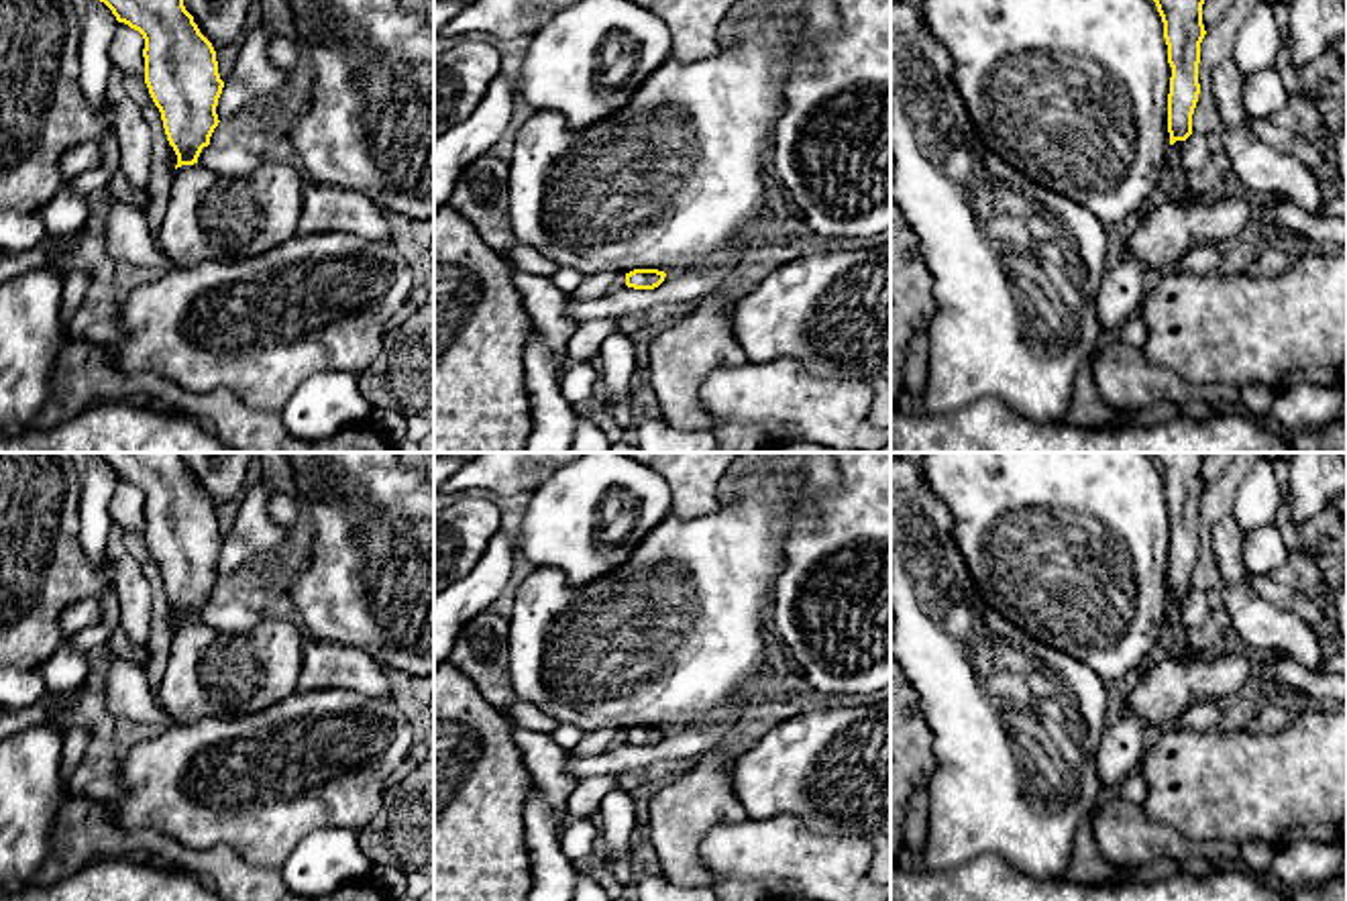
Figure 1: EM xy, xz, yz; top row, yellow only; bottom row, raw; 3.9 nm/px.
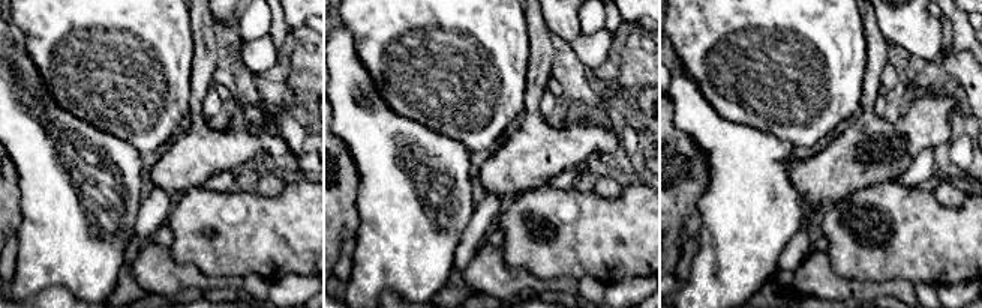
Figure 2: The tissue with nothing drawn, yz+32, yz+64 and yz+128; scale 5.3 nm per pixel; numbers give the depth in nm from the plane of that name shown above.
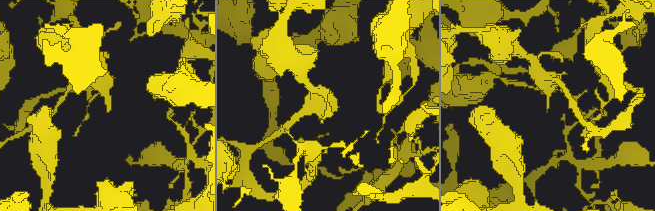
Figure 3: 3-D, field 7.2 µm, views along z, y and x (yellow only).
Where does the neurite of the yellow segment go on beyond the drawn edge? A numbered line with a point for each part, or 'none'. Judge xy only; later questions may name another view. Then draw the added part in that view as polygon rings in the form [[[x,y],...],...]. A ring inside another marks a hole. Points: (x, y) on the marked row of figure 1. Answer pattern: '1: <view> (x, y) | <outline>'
1: xy (210, 217) | [[[263,161],[249,175],[181,165],[157,245],[179,267],[263,255],[298,234],[306,183],[293,163]]]

